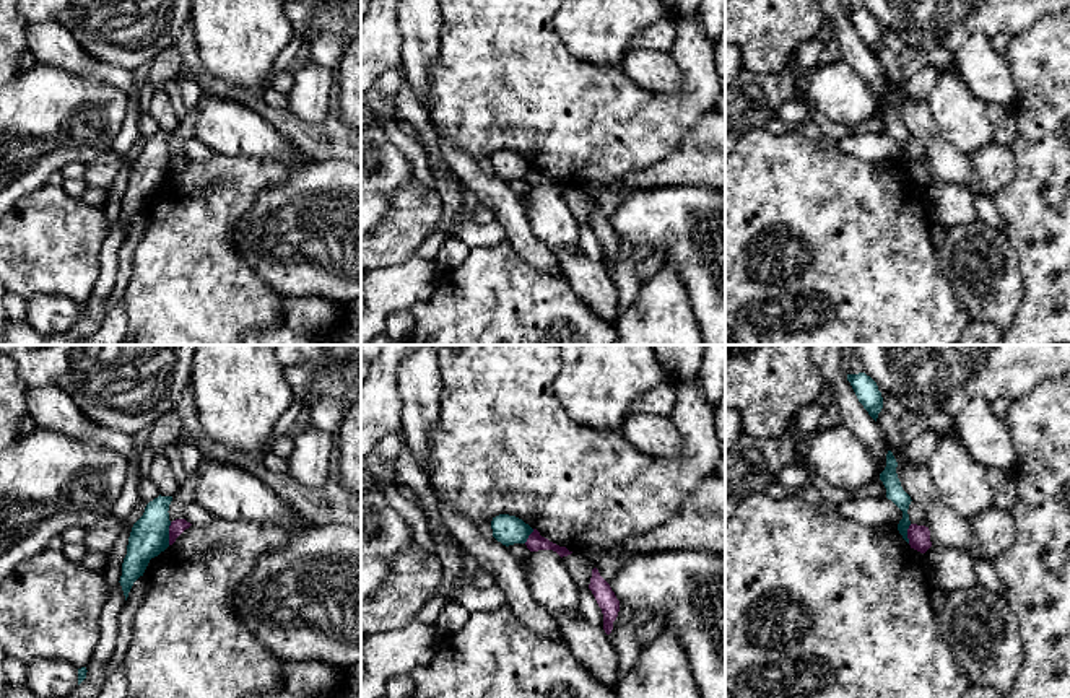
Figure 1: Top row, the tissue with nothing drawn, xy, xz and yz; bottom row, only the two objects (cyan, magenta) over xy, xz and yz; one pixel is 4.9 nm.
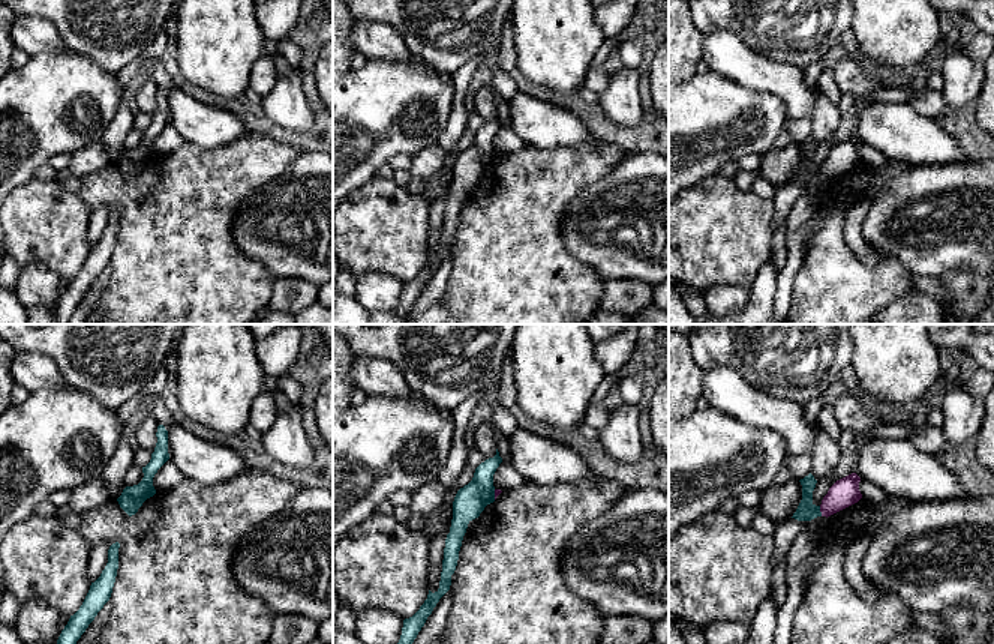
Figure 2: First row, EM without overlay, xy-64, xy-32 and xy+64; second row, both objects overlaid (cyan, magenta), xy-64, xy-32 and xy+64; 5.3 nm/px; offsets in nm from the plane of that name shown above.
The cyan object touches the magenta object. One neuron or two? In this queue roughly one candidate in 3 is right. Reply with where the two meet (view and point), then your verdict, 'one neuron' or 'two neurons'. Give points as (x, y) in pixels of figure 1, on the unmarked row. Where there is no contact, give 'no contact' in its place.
xy (168, 170) | two neurons

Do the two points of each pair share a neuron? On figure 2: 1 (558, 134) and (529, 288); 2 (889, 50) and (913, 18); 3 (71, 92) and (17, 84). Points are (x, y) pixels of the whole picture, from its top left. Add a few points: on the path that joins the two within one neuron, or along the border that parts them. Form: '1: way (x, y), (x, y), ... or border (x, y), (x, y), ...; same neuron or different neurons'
1: border (589, 141), (549, 149), (528, 146); different neurons
2: way (891, 42), (906, 26); same neuron
3: way (57, 92), (30, 92); same neuron

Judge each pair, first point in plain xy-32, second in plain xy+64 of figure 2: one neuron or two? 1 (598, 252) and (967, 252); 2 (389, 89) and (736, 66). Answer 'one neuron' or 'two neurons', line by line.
1: one neuron
2: two neurons

